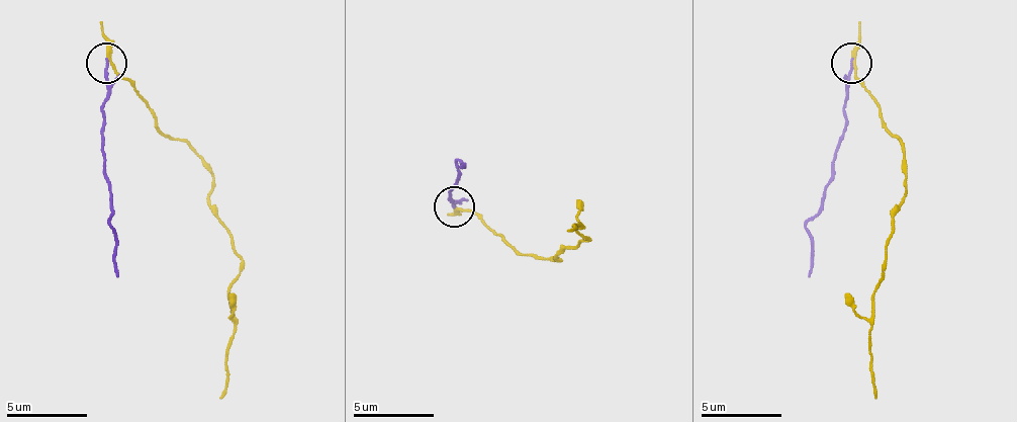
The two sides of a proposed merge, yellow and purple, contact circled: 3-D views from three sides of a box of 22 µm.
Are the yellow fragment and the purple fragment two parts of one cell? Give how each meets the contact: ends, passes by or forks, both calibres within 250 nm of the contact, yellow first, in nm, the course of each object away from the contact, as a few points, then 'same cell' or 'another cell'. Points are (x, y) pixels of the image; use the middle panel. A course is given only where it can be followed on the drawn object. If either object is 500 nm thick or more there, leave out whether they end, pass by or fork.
yellow passes by | purple ends | 200/160 nm | yellow via (455, 207), (471, 212), (524, 256), (560, 260), (556, 256), (588, 240), (576, 228), (580, 224), (568, 232) | purple via (455, 207), (451, 199), (459, 179), (455, 163), (463, 167), (467, 163) | another cell

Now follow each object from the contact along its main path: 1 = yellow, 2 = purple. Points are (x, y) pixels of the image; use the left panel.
1: (107, 62), (156, 127), (212, 175), (208, 207), (241, 260), (228, 292), (233, 345), (220, 398)
2: (107, 62), (103, 139), (111, 207), (107, 224), (115, 236), (119, 276)

